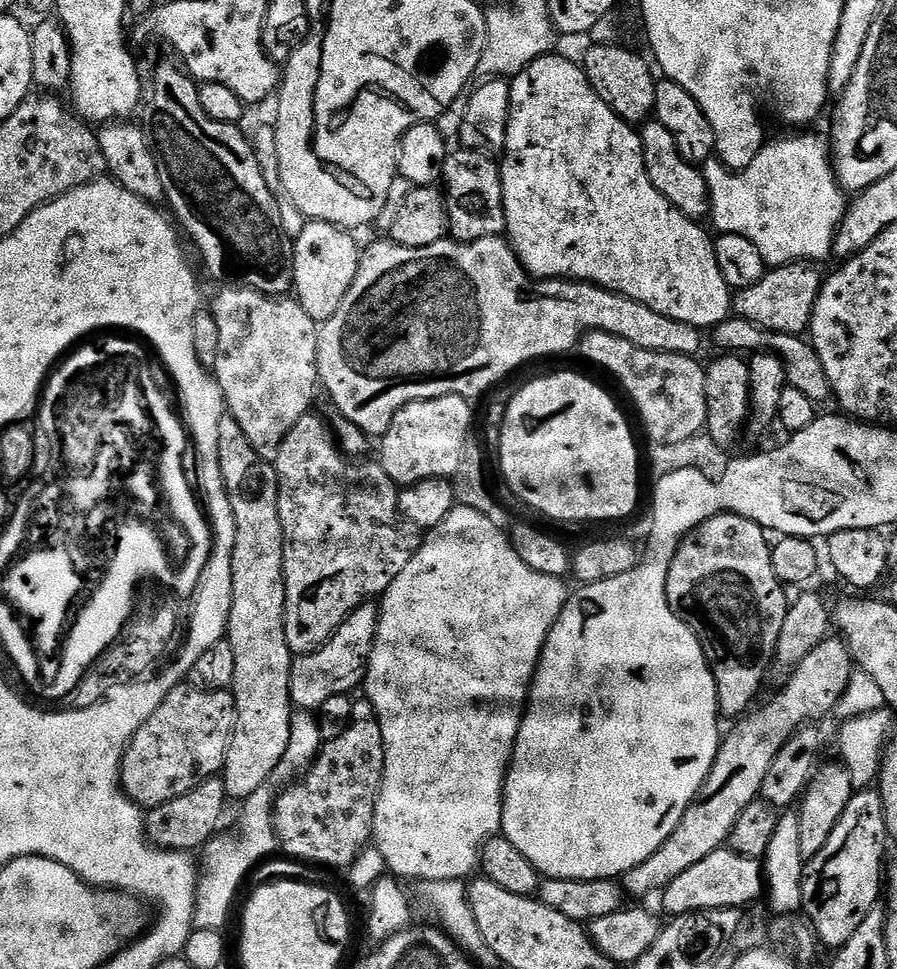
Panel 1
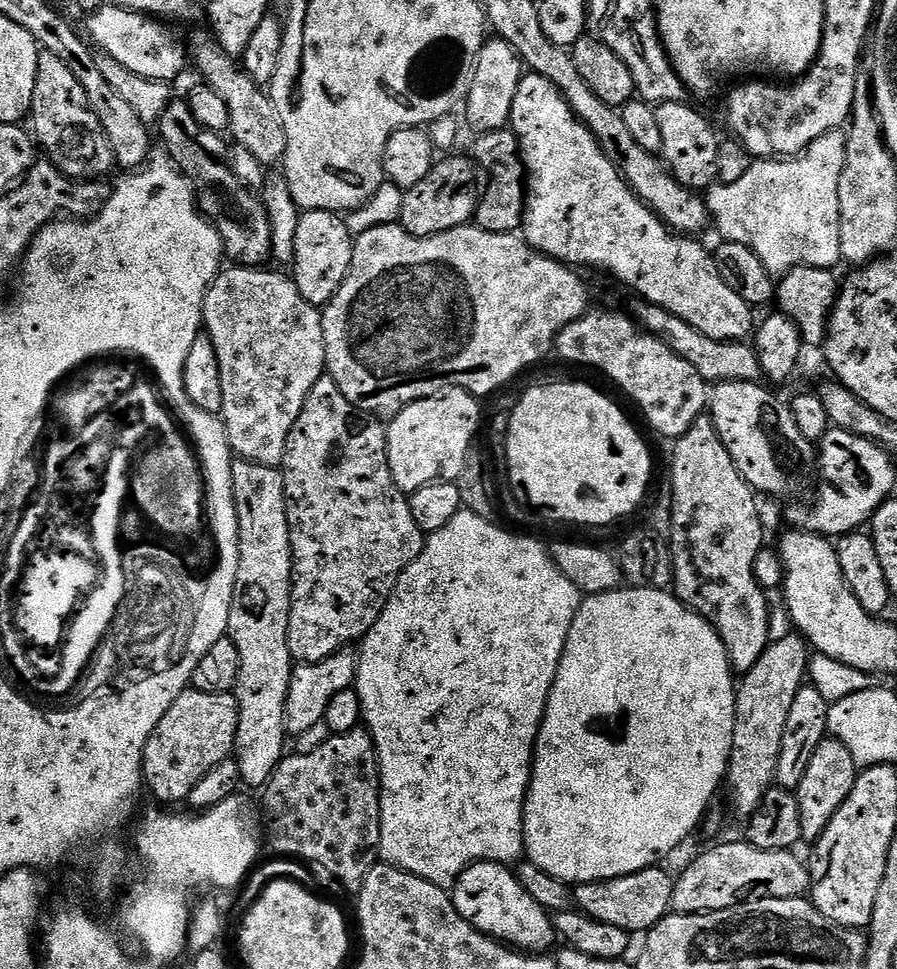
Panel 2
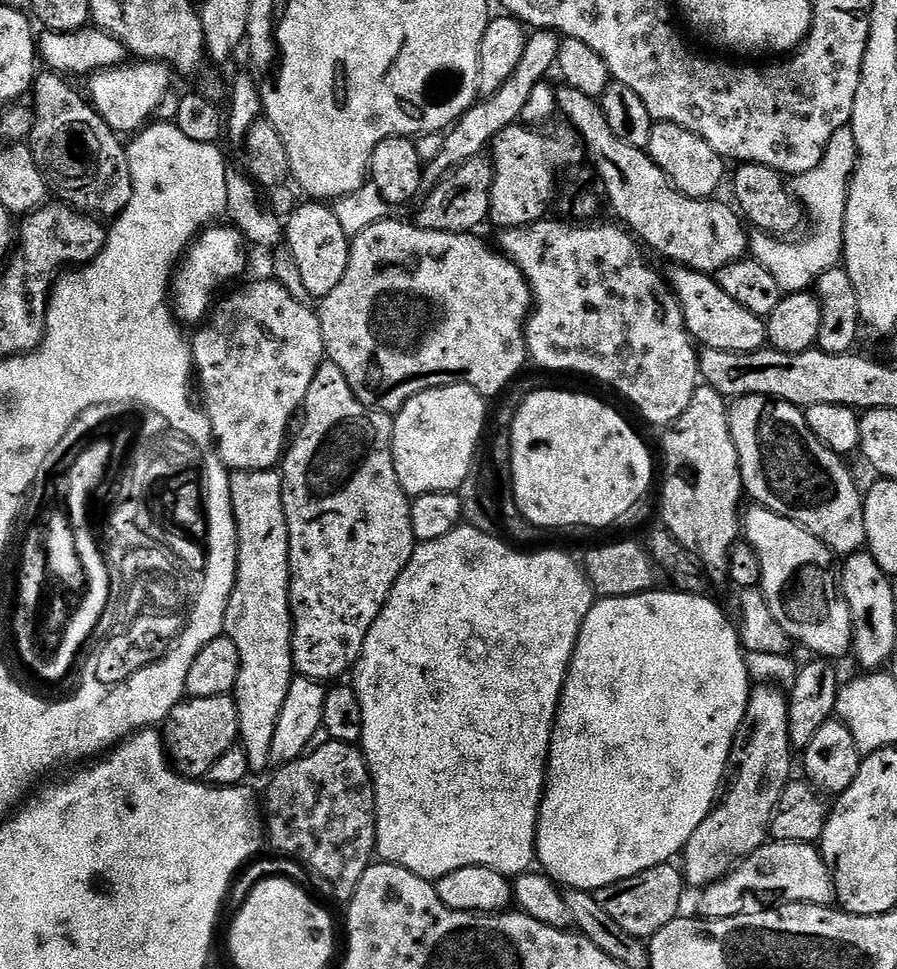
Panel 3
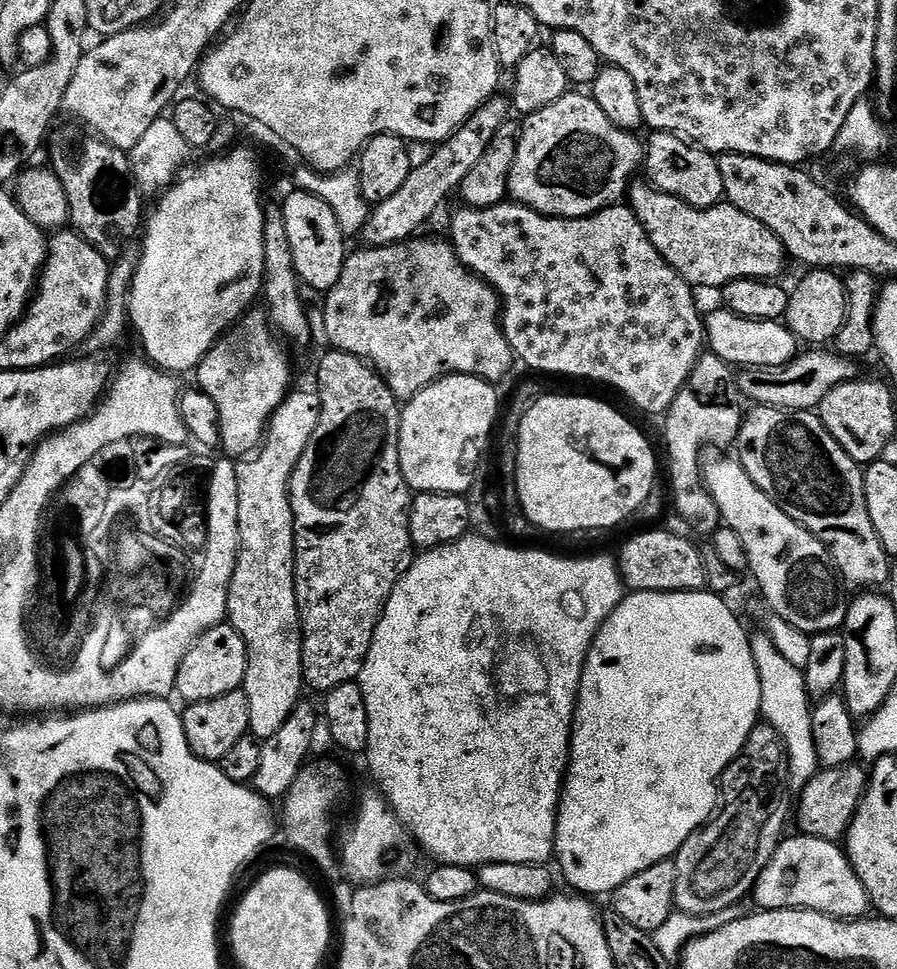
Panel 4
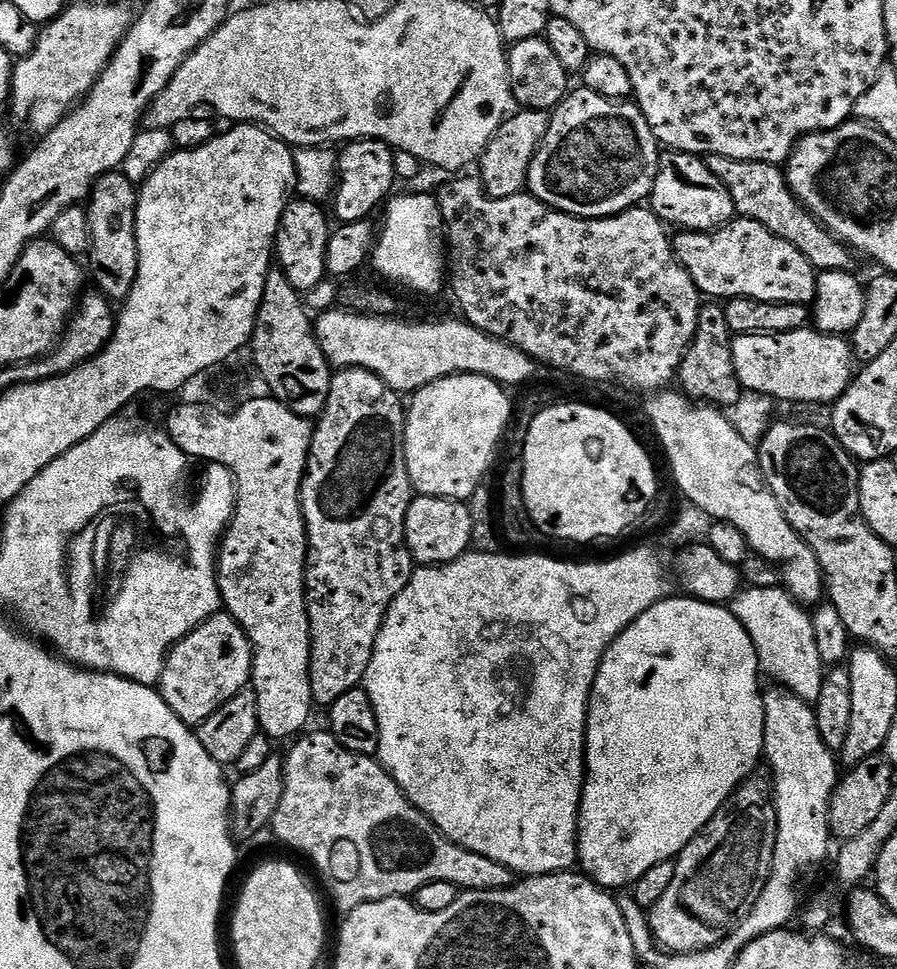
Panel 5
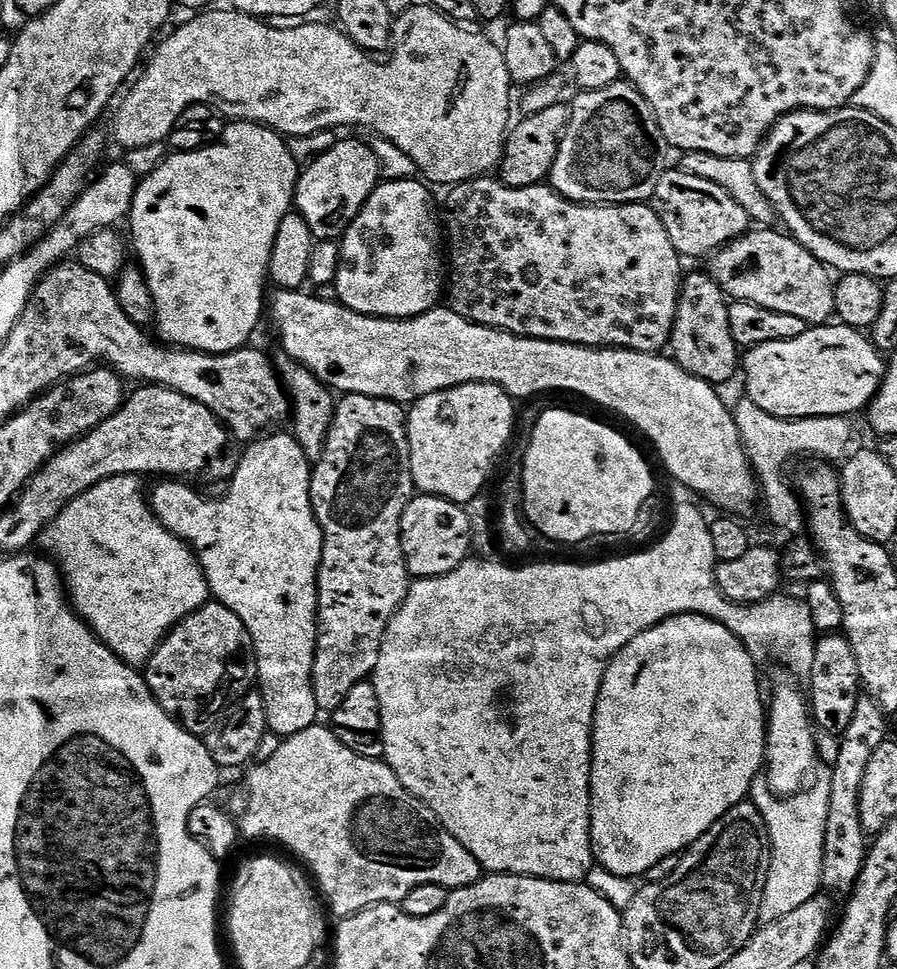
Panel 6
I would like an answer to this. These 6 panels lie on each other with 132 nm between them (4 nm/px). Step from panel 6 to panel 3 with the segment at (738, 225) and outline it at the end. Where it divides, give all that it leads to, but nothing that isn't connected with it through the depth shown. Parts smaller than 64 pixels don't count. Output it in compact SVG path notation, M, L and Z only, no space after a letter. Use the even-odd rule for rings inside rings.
M665 120L653 123L650 130L650 142L646 149L652 161L666 174L666 178L674 185L679 192L686 194L690 198L707 200L715 197L720 188L720 183L725 183L726 172L724 176L724 167L726 161L723 156L710 146L698 134L686 130L677 124L671 124Z

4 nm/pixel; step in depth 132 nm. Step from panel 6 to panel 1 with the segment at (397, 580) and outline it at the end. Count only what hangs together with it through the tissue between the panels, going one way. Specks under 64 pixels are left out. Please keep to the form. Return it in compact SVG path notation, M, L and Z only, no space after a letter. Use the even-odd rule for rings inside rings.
M309 414L298 418L298 426L286 434L282 446L278 450L278 458L274 461L276 477L280 483L278 490L278 514L282 522L282 534L284 535L284 589L286 590L286 606L284 607L284 629L286 630L286 642L290 646L293 657L304 656L307 652L317 652L317 650L330 639L342 626L342 622L355 608L361 608L363 604L375 601L383 597L384 592L406 570L406 562L414 558L414 554L422 543L421 529L416 528L409 520L400 513L398 498L400 493L397 485L393 484L392 479L386 474L386 470L379 462L372 464L360 464L359 459L349 458L340 451L327 419L324 420L317 414Z

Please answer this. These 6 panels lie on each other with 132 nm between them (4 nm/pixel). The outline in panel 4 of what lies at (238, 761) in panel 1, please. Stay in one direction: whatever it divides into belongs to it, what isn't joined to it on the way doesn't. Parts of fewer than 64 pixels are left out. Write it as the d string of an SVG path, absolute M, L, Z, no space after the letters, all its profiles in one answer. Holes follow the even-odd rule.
M289 391L279 412L275 412L263 444L251 458L236 464L238 478L238 530L240 531L240 550L236 554L236 569L228 587L227 623L246 642L246 674L242 691L250 706L249 733L263 742L269 740L290 718L290 714L301 703L300 691L305 691L304 667L302 666L303 635L300 631L300 611L296 601L296 535L294 518L288 497L288 483L296 463L302 458L306 446L316 429L316 416L319 413L320 398L315 391Z

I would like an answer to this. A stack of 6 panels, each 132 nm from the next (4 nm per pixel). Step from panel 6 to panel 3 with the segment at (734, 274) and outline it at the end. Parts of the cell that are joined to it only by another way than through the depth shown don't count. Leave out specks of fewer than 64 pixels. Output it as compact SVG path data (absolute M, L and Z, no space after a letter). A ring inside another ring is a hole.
M567 86L557 87L555 93L559 115L569 120L567 123L571 131L576 133L584 145L587 159L590 164L592 160L596 167L604 183L604 192L608 195L608 204L616 211L615 219L645 249L653 248L658 255L672 260L668 262L673 265L709 274L749 255L749 229L741 213L731 203L723 204L720 198L699 200L682 194L668 181L666 174L662 174L645 149L622 142L622 138L610 130L610 122L606 122L606 114L600 108L599 99L578 94L578 90Z

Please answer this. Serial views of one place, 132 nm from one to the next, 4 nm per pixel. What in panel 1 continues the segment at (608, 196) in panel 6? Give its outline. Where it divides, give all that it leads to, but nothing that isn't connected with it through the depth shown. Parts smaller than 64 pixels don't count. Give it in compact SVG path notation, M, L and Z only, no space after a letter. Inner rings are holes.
M462 147L449 151L444 167L442 191L448 211L448 231L451 239L458 240L461 244L469 244L478 242L478 238L500 236L504 232L500 166L489 153Z

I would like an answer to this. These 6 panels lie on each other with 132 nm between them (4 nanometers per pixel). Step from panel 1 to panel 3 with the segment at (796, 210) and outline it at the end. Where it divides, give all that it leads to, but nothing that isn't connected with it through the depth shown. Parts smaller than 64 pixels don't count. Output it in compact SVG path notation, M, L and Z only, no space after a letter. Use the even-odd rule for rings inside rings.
M843 128L838 130L838 134L834 134L834 138L830 138L830 146L822 162L818 162L814 170L795 177L794 195L804 205L810 224L812 220L812 233L809 234L808 240L777 238L759 230L751 233L751 259L757 260L759 264L766 266L766 270L770 270L770 275L777 280L778 286L785 294L809 291L815 285L817 278L826 274L826 270L841 267L844 255L848 183L852 181L857 158L858 142L854 142L852 129Z

